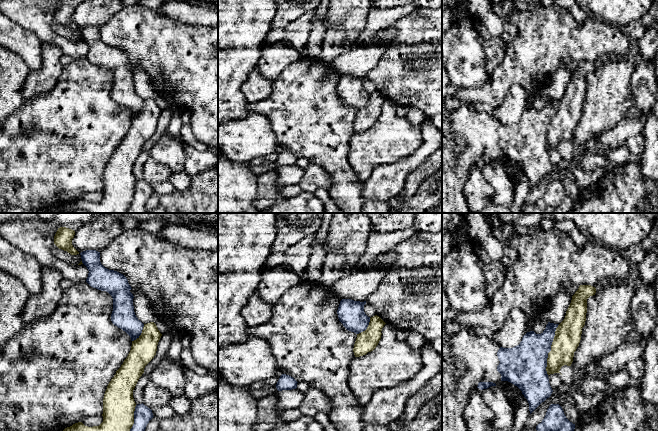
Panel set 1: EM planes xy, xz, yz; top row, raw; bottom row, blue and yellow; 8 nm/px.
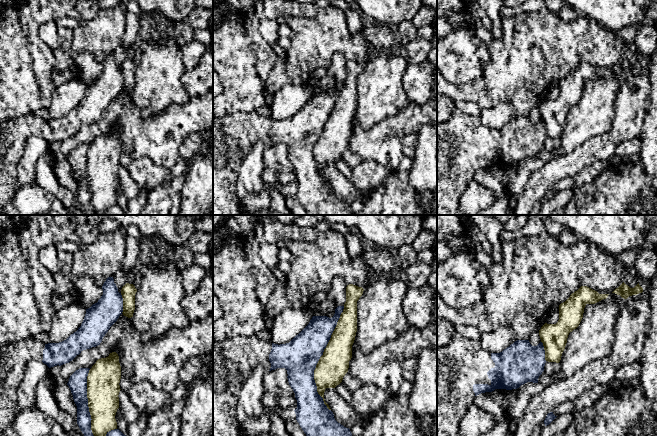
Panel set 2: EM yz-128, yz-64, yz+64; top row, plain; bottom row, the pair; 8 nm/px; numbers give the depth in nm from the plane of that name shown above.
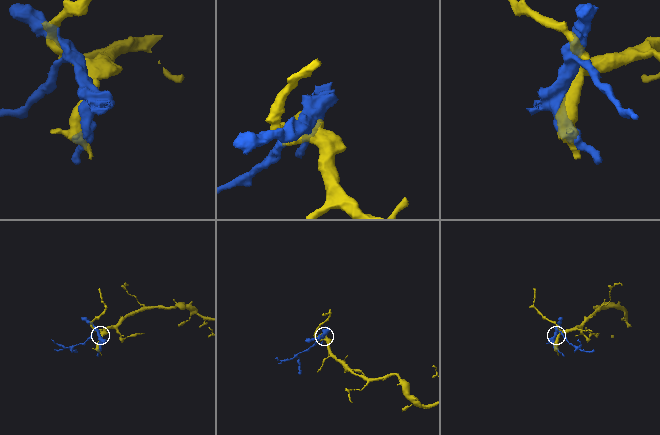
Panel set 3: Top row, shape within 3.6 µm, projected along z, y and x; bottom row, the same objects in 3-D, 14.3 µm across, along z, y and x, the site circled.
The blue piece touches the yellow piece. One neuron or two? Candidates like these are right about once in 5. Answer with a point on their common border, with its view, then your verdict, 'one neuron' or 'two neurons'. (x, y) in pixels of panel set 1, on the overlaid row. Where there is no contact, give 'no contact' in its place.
yz (550, 349) | two neurons

